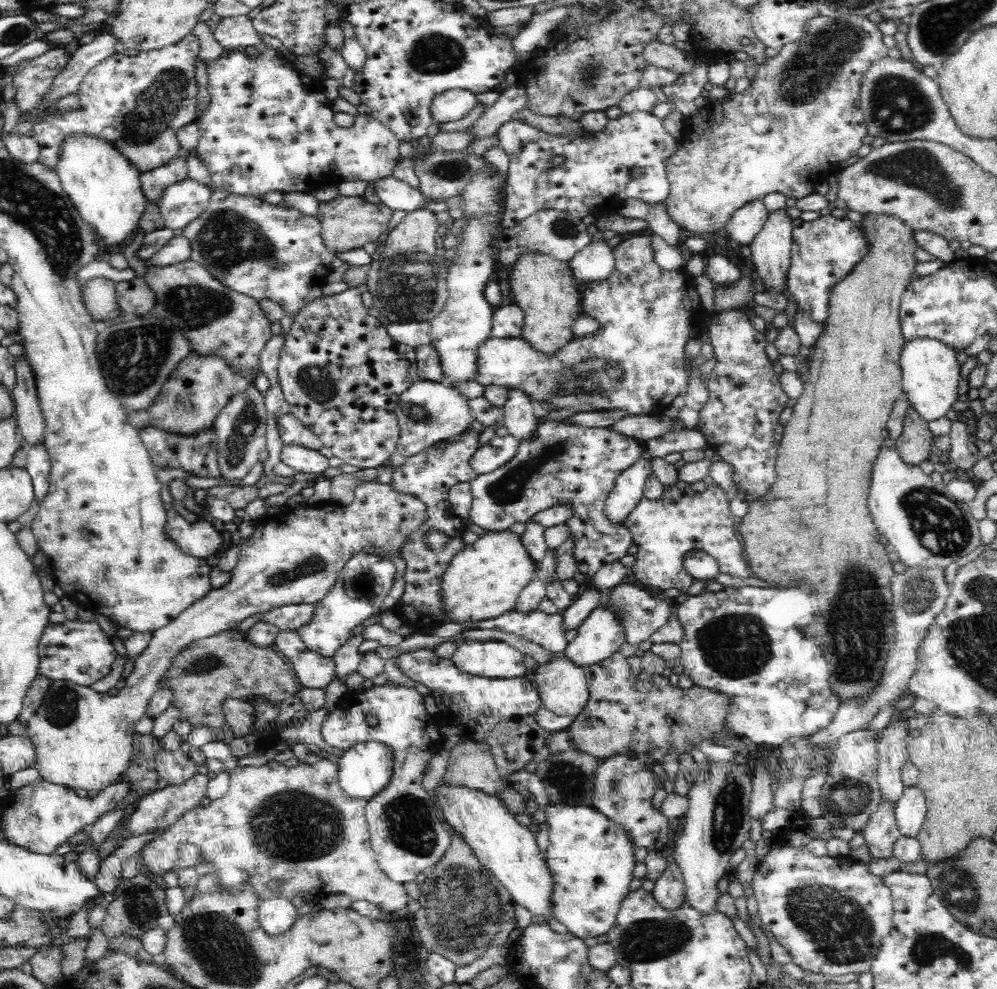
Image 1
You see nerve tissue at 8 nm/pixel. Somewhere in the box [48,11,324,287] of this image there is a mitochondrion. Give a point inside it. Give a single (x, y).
(227, 238)

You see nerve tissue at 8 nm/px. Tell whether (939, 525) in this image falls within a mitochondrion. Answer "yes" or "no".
yes

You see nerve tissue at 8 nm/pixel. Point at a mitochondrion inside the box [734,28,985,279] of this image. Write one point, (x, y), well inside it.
(917, 168)

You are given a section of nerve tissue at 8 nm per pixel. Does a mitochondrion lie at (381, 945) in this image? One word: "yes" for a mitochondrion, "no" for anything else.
no

